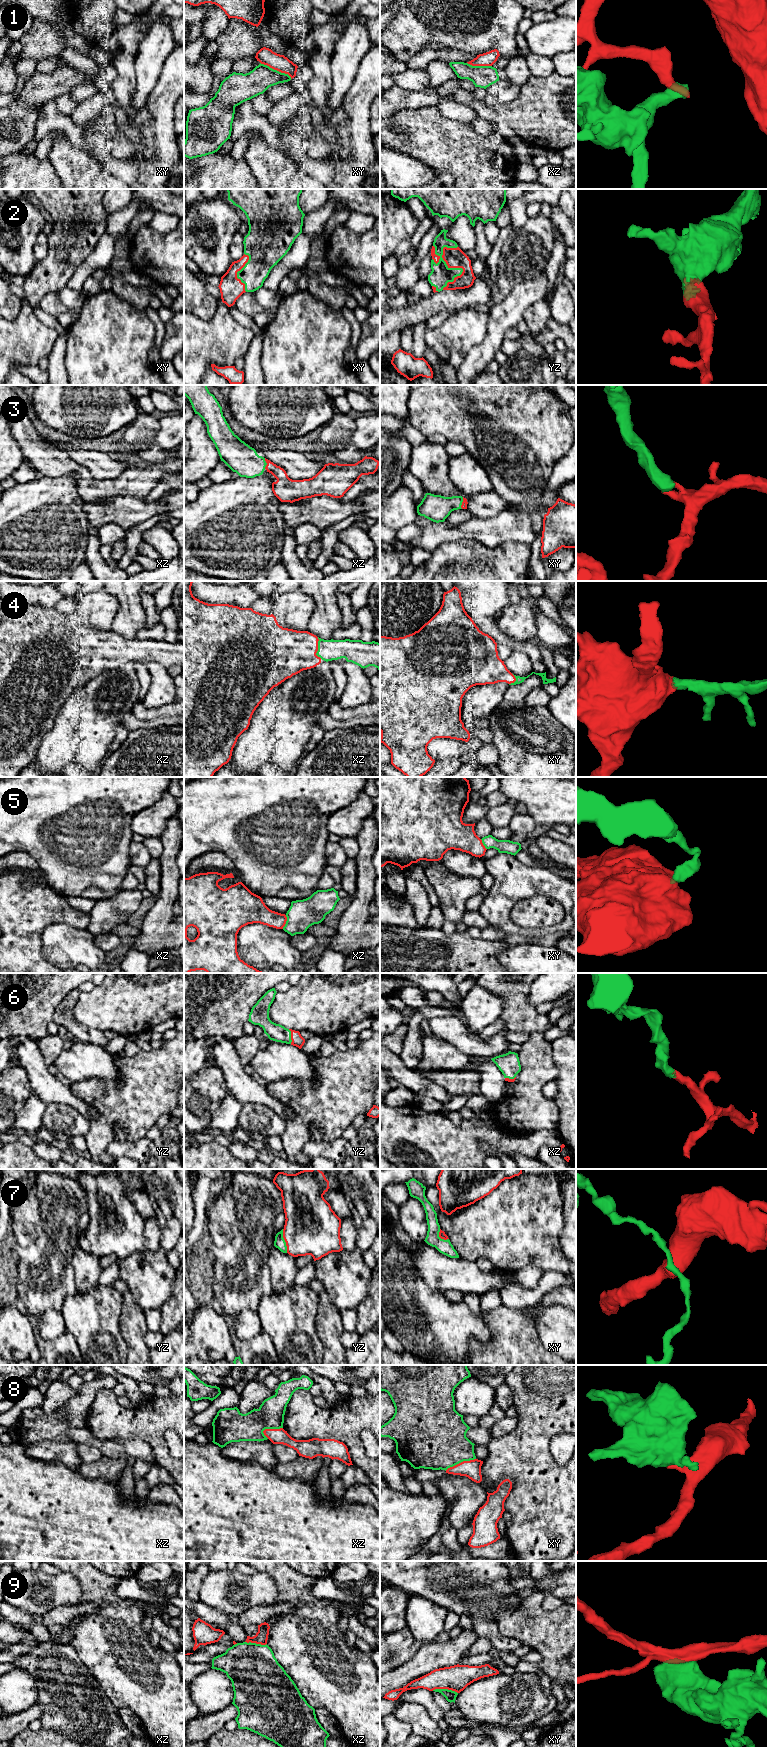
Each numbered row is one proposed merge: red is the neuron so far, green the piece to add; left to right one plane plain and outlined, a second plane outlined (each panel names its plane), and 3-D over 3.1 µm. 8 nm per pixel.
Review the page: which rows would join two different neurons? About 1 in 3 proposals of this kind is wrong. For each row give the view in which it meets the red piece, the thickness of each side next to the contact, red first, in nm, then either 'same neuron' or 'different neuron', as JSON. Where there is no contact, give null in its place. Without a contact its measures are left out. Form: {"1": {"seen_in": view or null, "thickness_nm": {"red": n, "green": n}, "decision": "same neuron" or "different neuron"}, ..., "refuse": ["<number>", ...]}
{"1": {"seen_in": "xy", "thickness_nm": {"red": 140, "green": 200}, "decision": "different neuron"}, "2": {"seen_in": "yz", "thickness_nm": {"red": 160, "green": 160}, "decision": "same neuron"}, "3": {"seen_in": "xz", "thickness_nm": {"red": 170, "green": 240}, "decision": "same neuron"}, "4": {"seen_in": "xz", "thickness_nm": {"red": 380, "green": 170}, "decision": "same neuron"}, "5": {"seen_in": "xz", "thickness_nm": {"red": 180, "green": 240}, "decision": "different neuron"}, "6": {"seen_in": "yz", "thickness_nm": {"red": 100, "green": 140}, "decision": "same neuron"}, "7": {"seen_in": "yz", "thickness_nm": {"red": 440, "green": 90}, "decision": "different neuron"}, "8": {"seen_in": "xy", "thickness_nm": {"red": 140, "green": 440}, "decision": "different neuron"}, "9": {"seen_in": "xy", "thickness_nm": {"red": 200, "green": 90}, "decision": "different neuron"}, "refuse": ["1", "5", "7", "8", "9"]}

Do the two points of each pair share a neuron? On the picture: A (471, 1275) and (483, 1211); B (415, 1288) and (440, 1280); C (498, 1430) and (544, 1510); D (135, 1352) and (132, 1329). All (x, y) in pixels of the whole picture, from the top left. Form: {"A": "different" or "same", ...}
{"A": "different", "B": "different", "C": "different", "D": "same"}

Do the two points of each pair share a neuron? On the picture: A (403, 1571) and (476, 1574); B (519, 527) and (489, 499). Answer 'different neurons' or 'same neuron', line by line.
A: same neuron
B: different neurons

